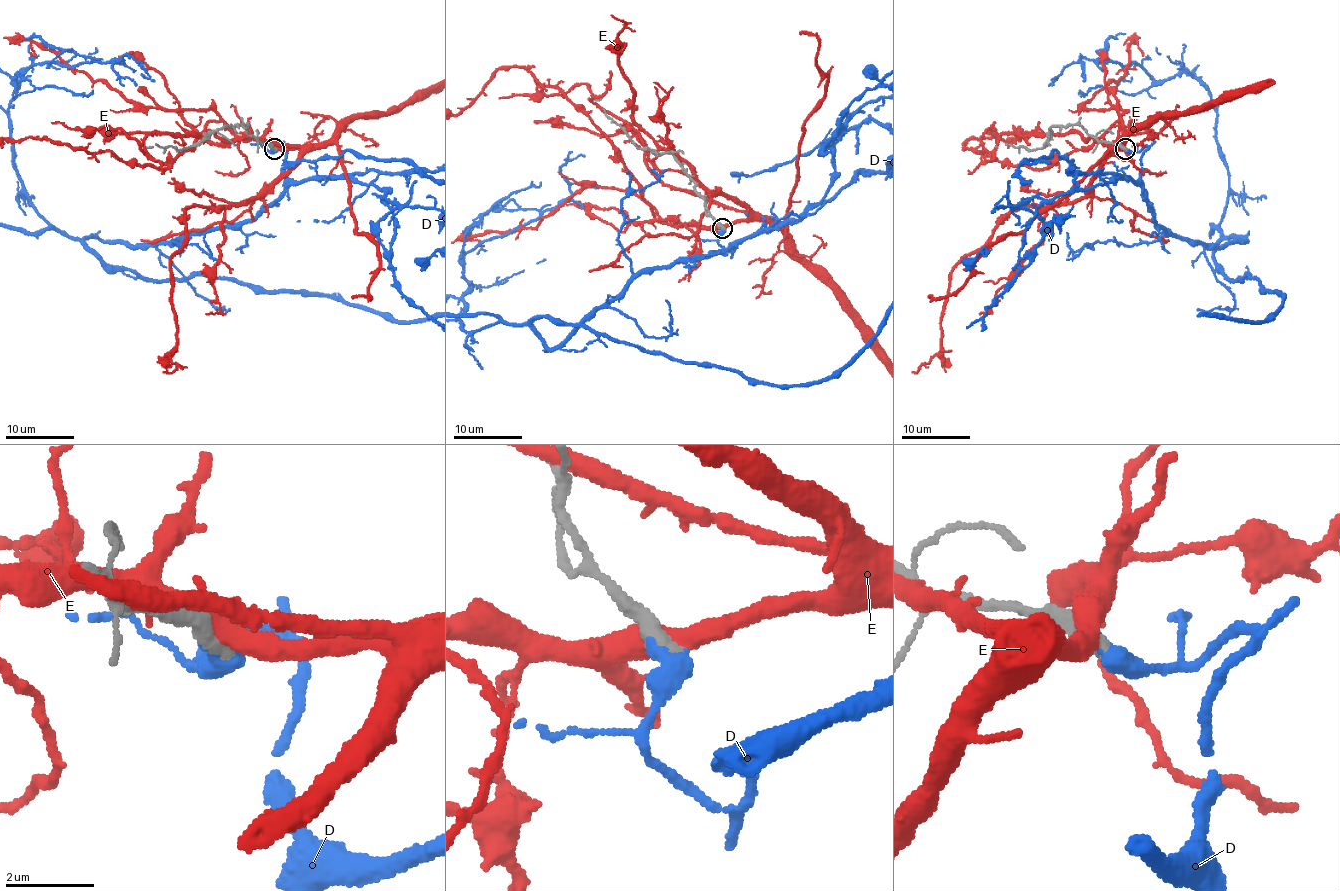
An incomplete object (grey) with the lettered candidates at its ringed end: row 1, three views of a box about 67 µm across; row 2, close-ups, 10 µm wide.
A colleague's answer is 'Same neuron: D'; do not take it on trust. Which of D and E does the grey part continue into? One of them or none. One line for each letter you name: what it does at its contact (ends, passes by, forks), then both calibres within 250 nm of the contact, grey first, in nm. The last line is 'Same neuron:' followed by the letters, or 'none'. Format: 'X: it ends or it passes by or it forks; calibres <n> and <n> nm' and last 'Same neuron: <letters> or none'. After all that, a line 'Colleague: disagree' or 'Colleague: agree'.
D: it ends; calibres 480 and 550 nm
Same neuron: D
Colleague: agree

